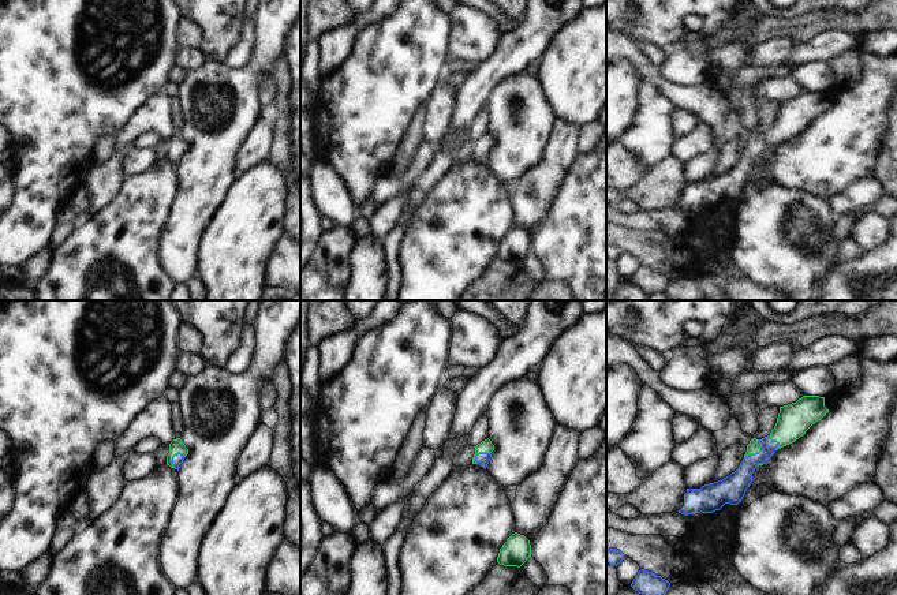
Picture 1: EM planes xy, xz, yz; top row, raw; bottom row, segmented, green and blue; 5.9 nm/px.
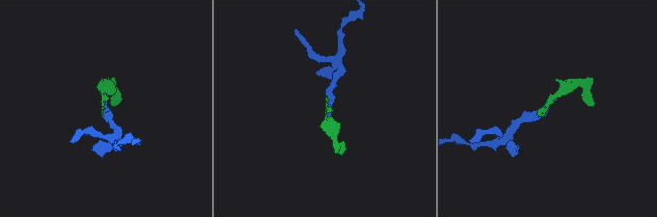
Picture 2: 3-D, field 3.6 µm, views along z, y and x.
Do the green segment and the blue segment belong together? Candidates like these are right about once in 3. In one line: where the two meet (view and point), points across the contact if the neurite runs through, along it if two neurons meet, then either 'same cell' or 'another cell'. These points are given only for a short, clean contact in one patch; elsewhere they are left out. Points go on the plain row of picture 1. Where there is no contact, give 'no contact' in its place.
contact yz (757, 146); same cell

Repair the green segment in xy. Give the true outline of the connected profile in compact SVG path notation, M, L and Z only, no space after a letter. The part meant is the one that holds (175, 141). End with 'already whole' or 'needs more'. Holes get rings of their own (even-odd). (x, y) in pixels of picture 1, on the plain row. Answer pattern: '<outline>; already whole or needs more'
M180 132L173 134L169 138L169 147L167 150L167 160L179 165L183 160L184 151L188 149L188 143Z; needs more

